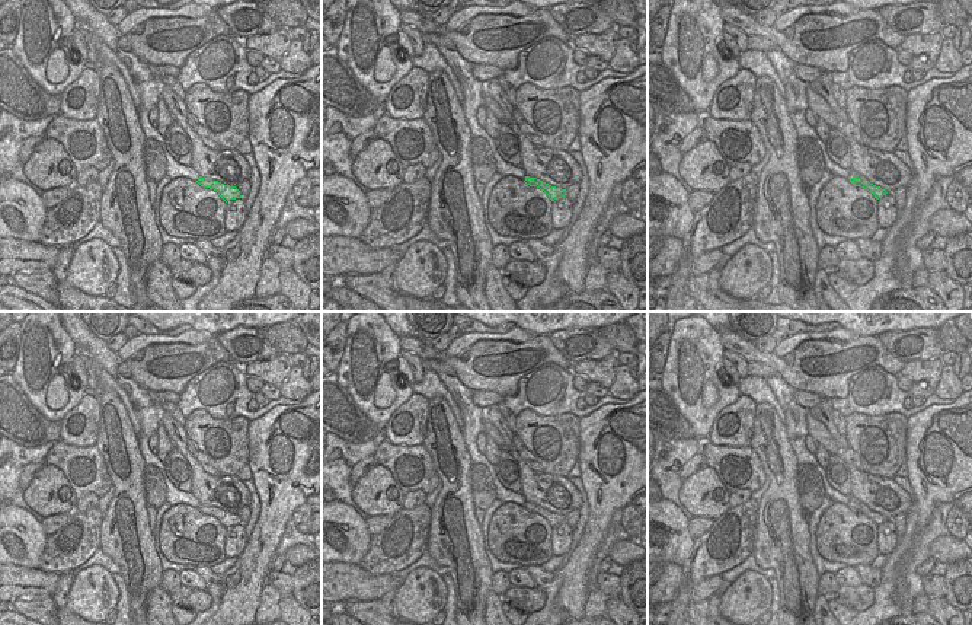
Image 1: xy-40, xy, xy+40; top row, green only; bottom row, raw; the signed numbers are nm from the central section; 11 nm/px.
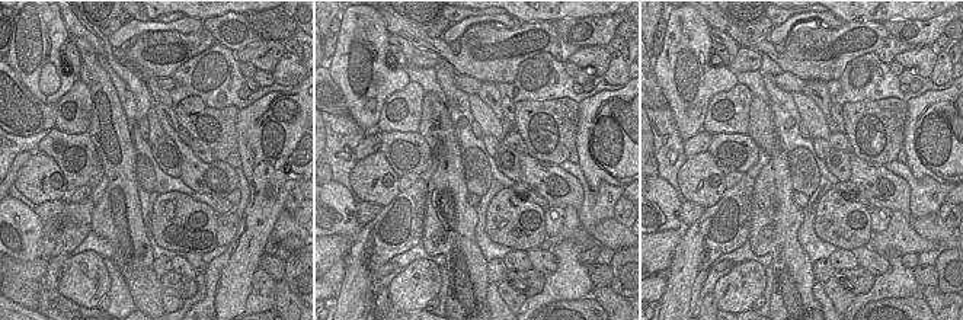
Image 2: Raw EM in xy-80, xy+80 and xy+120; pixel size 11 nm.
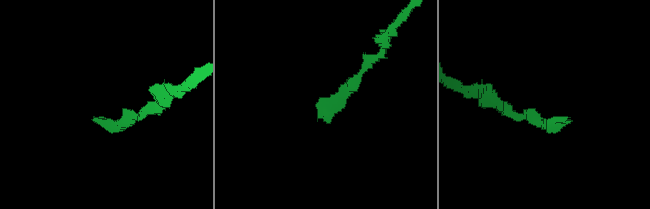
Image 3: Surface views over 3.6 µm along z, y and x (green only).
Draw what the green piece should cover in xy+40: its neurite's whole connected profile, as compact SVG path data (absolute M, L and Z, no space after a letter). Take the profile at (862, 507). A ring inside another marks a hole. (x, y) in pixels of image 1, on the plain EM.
M850 497L850 501L847 503L847 507L850 510L853 510L854 513L861 513L861 514L867 516L877 526L888 520L885 516L882 516L880 513L876 513L876 511L870 510L864 503L861 503L860 500L857 500L854 497Z

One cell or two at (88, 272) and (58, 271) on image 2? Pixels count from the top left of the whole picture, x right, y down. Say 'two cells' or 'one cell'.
two cells

